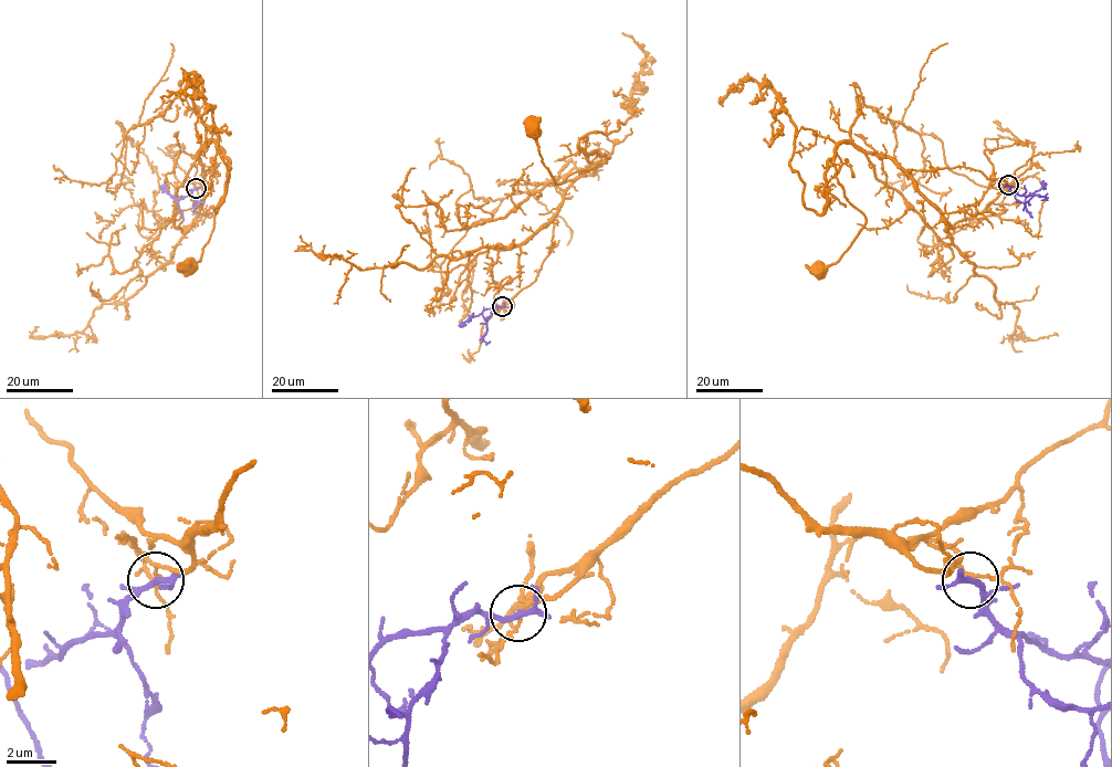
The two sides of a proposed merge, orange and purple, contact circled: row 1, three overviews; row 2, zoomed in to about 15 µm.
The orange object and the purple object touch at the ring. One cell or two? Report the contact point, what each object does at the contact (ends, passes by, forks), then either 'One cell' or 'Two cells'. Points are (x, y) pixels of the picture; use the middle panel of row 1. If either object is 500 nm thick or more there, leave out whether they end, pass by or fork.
Place: (502, 306). At the ring orange forks. At the ring purple forks. Two cells

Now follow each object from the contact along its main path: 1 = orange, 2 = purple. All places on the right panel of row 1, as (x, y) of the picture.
1: (1008, 185), (972, 168), (904, 171), (842, 142), (836, 178), (866, 223), (837, 262), (819, 270)
2: (1008, 185), (1015, 198), (1023, 202), (1035, 195), (1042, 197)

